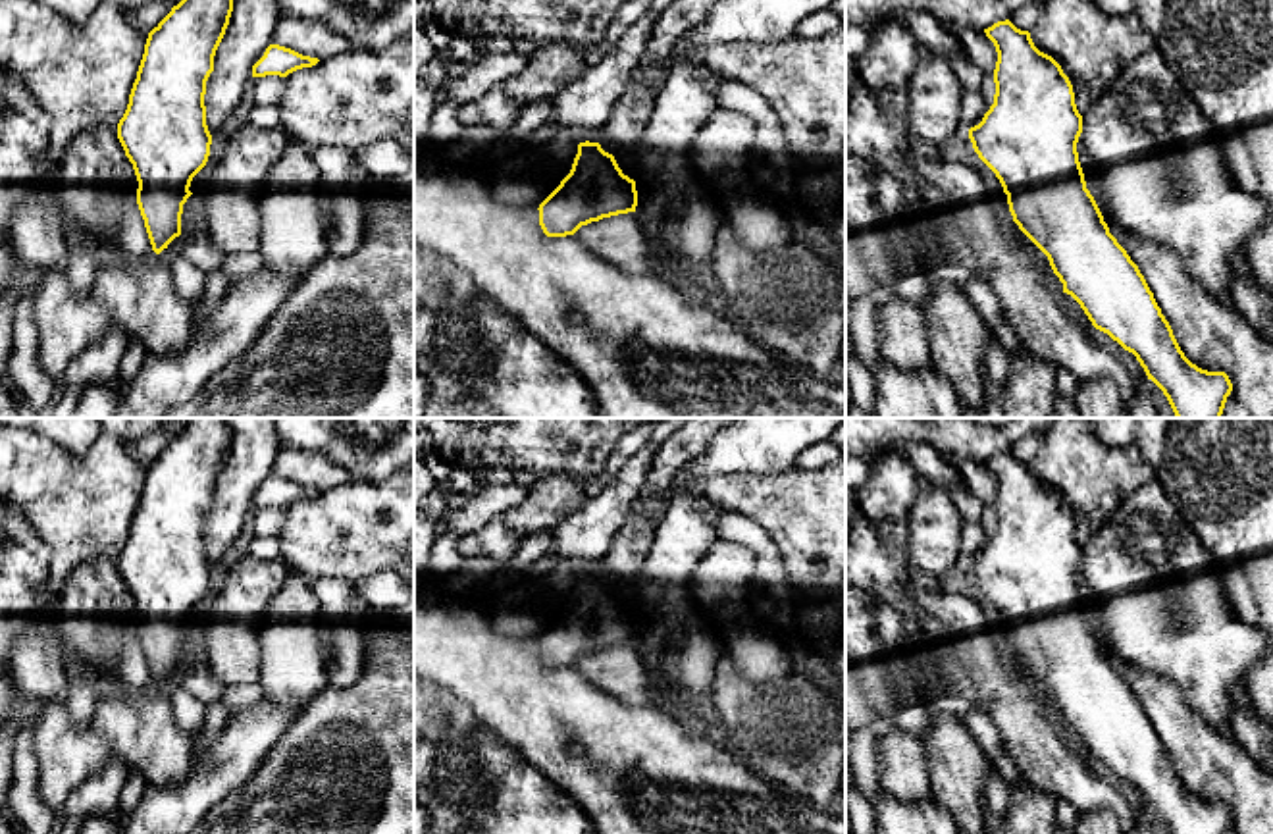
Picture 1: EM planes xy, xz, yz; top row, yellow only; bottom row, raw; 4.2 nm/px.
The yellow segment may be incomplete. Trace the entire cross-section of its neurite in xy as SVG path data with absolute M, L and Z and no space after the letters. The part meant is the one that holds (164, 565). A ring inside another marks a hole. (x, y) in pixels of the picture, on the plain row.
M187 418L185 430L148 464L127 541L117 555L156 686L181 666L191 612L210 587L206 512L231 443L229 418Z

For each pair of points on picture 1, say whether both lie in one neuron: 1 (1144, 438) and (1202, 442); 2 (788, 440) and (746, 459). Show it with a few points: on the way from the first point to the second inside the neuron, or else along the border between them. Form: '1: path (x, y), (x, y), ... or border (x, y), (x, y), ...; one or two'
1: border (1166, 438), (1162, 463), (1156, 470); two
2: path (779, 440), (765, 440), (755, 449); one

